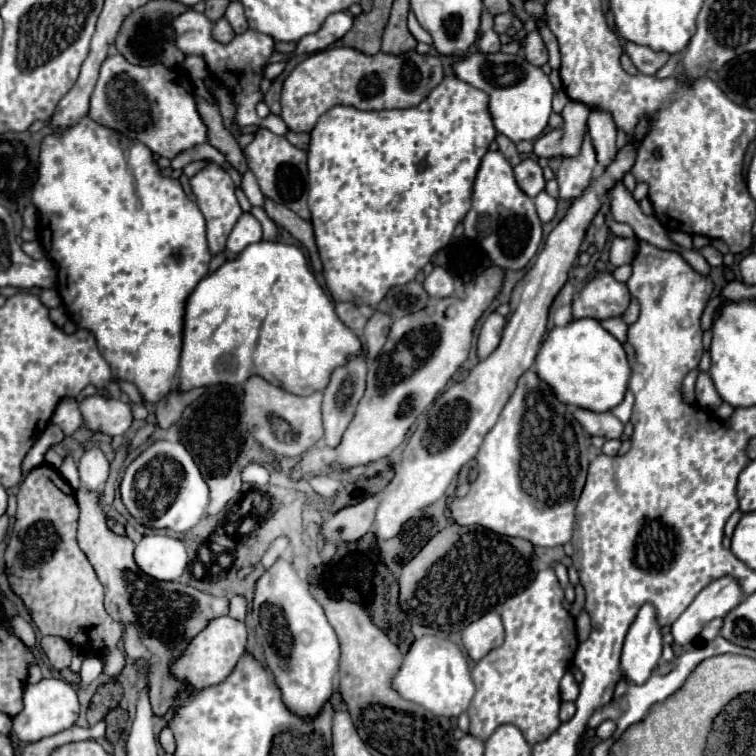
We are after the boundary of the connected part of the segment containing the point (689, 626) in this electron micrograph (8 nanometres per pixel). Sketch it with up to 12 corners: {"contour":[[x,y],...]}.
{"contour":[[721,576],[697,594],[673,624],[675,644],[689,644],[709,620],[741,600],[737,578]]}

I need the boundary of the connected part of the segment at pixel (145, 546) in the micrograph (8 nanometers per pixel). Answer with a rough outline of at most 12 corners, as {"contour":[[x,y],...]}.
{"contour":[[143,536],[135,562],[155,580],[177,580],[187,564],[181,540]]}

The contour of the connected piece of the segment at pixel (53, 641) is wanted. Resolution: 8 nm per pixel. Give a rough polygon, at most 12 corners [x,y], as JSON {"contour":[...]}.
{"contour":[[43,636],[41,646],[55,670],[71,664],[73,646],[59,636]]}

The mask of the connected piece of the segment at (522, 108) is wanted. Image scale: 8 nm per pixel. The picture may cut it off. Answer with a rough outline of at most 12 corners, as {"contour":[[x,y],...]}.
{"contour":[[471,52],[453,64],[489,94],[497,132],[537,140],[549,76],[523,56]]}

